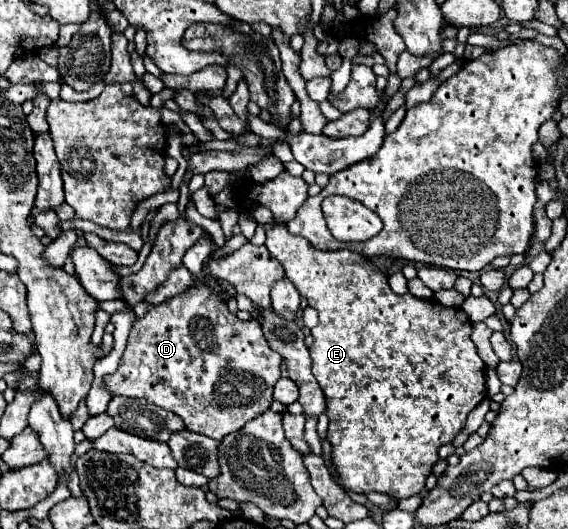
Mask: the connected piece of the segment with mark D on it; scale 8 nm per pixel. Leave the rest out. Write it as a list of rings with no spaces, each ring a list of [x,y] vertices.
[[[192,277],[196,283],[188,291],[168,299],[160,307],[150,307],[142,319],[134,321],[118,371],[106,377],[106,385],[114,395],[146,399],[176,413],[184,419],[188,431],[222,441],[228,433],[242,429],[270,407],[274,383],[282,373],[282,357],[268,347],[256,319],[240,321],[228,311],[226,301],[206,285],[206,279]]]

